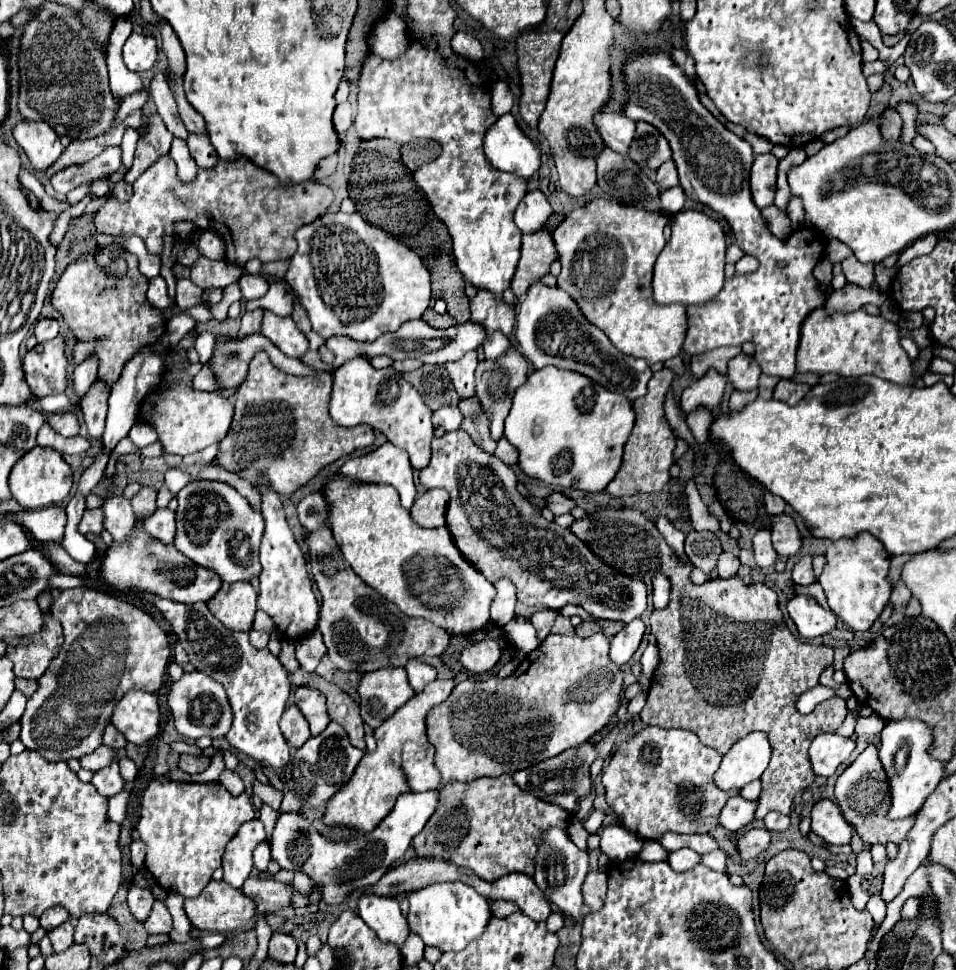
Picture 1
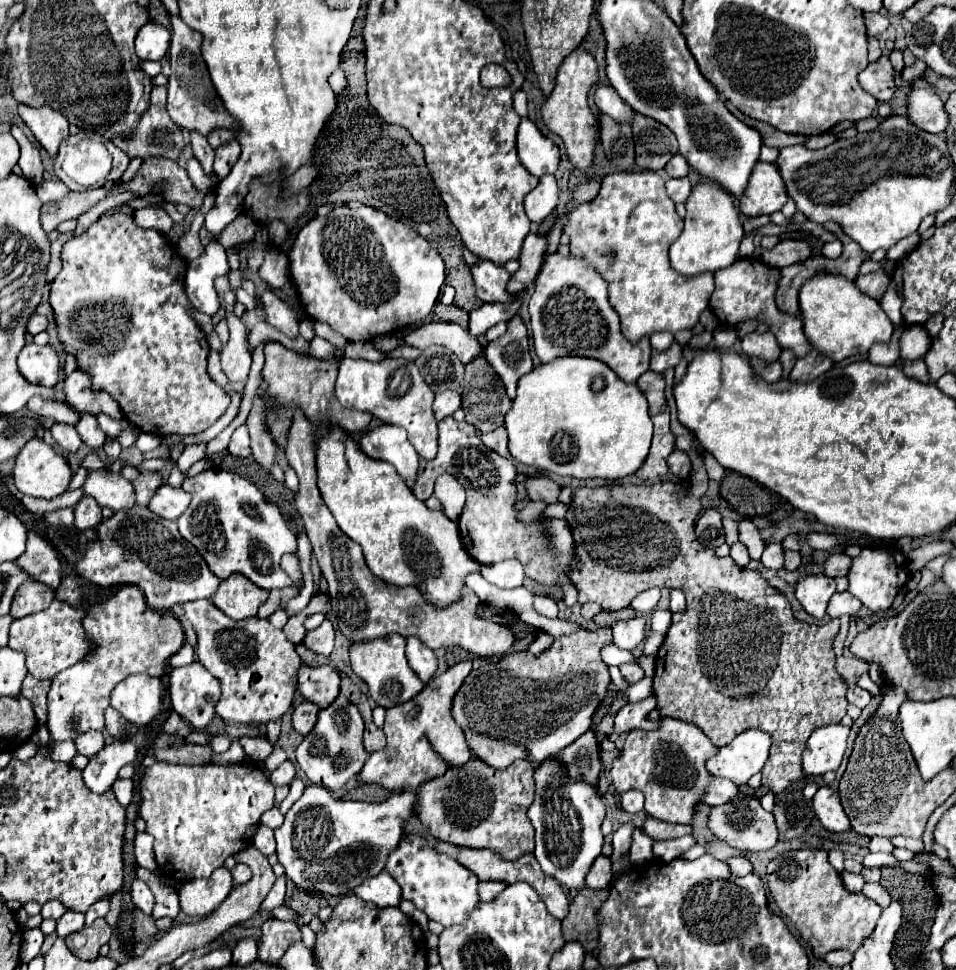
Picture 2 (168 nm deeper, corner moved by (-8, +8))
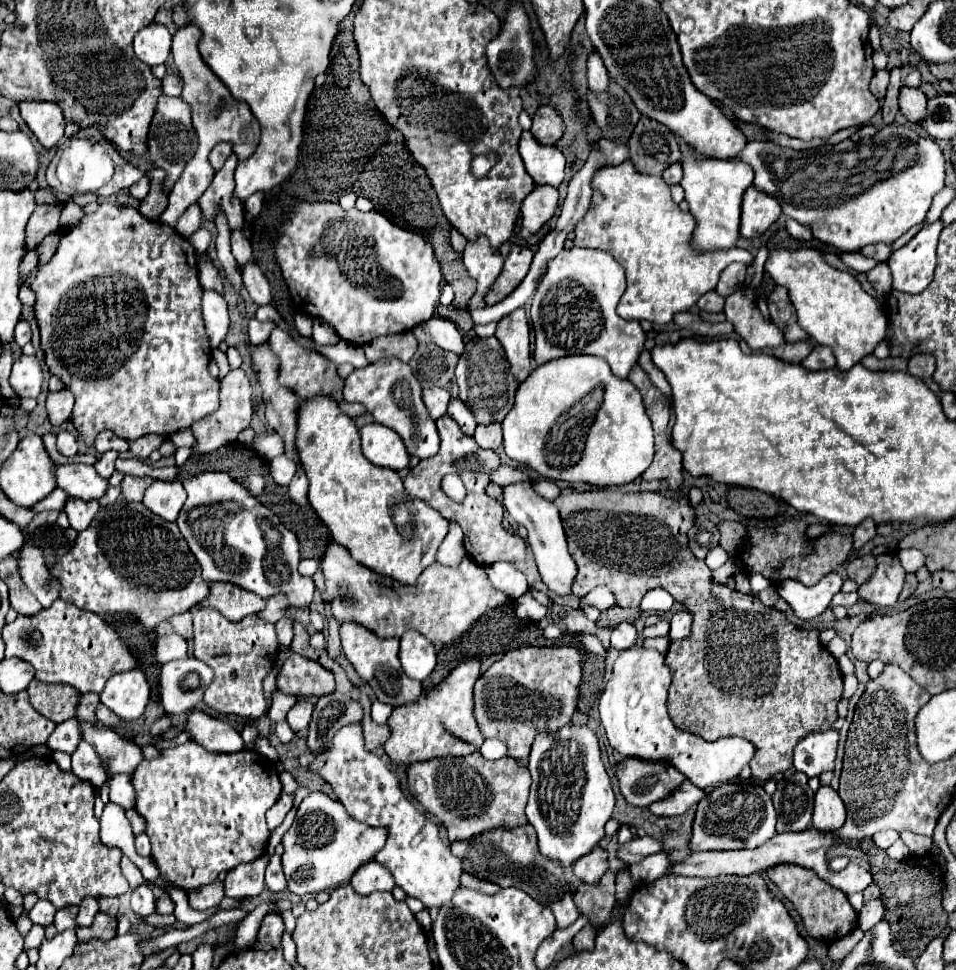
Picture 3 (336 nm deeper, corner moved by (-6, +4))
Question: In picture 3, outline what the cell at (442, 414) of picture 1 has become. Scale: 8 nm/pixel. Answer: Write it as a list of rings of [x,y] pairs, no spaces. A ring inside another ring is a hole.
[[[430,387],[430,389],[422,391],[422,399],[424,399],[424,405],[426,405],[430,417],[436,421],[438,417],[446,415],[448,401],[452,399],[452,395],[442,387]]]

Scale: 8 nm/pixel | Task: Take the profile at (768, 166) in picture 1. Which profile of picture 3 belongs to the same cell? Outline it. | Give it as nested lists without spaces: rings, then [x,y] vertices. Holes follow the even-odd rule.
[[[750,185],[742,199],[742,221],[740,221],[740,235],[752,239],[762,235],[778,217],[782,209],[774,197],[762,193],[754,185]]]

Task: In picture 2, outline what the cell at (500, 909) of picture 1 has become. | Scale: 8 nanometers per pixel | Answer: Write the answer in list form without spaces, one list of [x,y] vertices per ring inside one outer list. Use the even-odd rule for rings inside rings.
[[[480,881],[478,885],[480,885],[480,889],[478,889],[480,901],[488,901],[488,899],[496,897],[496,893],[500,893],[506,887],[504,881]]]

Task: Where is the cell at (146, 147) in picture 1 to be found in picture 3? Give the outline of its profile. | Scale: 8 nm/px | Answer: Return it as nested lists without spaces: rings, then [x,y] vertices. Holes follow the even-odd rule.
[[[60,201],[56,205],[38,205],[34,209],[26,227],[28,249],[34,249],[48,233],[54,233],[60,229],[60,215],[64,209],[66,209],[66,201]]]

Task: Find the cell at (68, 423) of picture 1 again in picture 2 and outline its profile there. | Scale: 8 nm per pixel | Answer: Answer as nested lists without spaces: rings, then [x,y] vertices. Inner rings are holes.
[[[80,413],[80,421],[76,425],[76,431],[82,437],[82,441],[92,449],[98,449],[98,447],[102,447],[106,443],[106,433],[100,429],[94,415]]]

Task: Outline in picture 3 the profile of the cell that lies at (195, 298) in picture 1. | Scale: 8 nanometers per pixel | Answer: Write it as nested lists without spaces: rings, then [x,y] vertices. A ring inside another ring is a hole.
[[[232,369],[222,381],[220,381],[220,409],[194,423],[190,429],[194,433],[194,445],[190,447],[190,455],[204,455],[204,453],[212,453],[216,449],[220,449],[222,445],[234,443],[236,435],[250,425],[252,419],[252,383],[248,379],[248,375],[244,373],[244,369]]]

